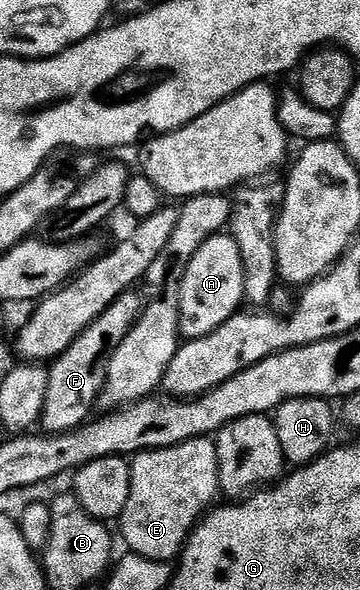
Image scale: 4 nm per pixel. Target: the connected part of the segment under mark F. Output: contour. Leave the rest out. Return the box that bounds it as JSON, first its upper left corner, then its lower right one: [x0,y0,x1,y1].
[39,289,145,434]

